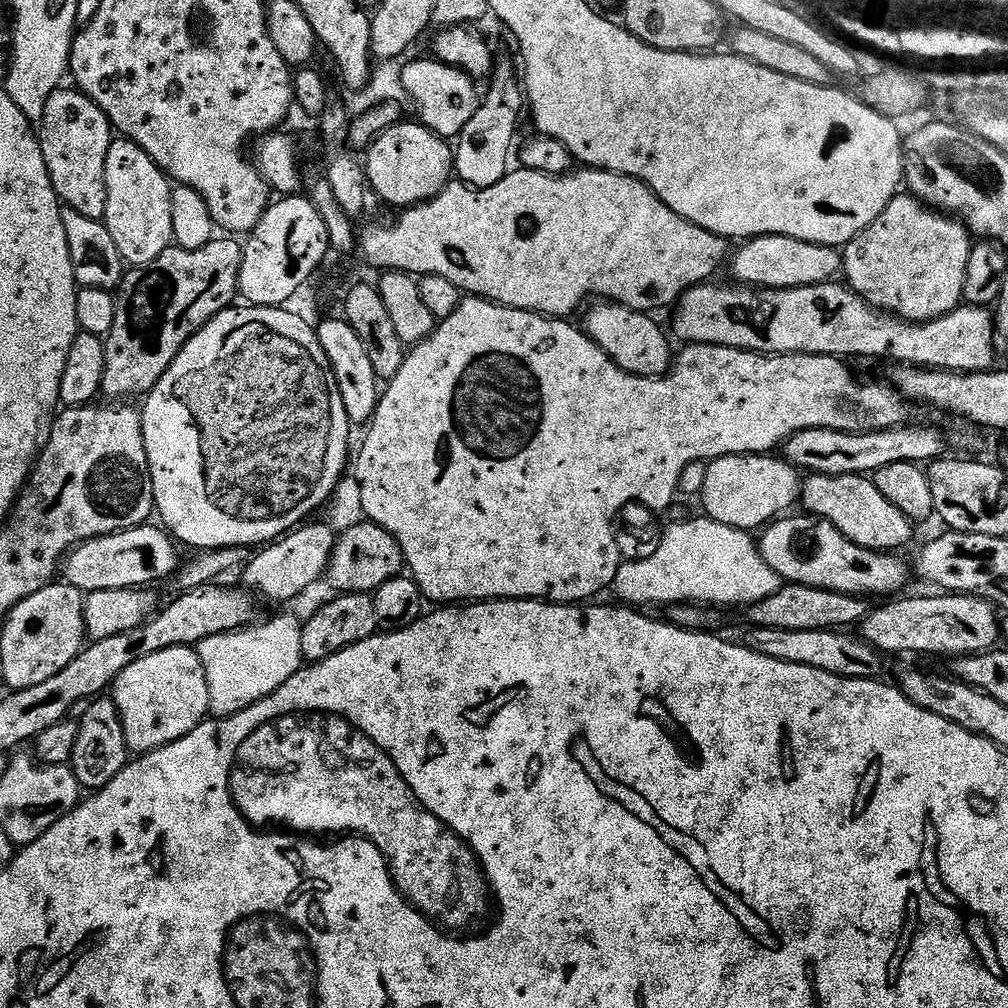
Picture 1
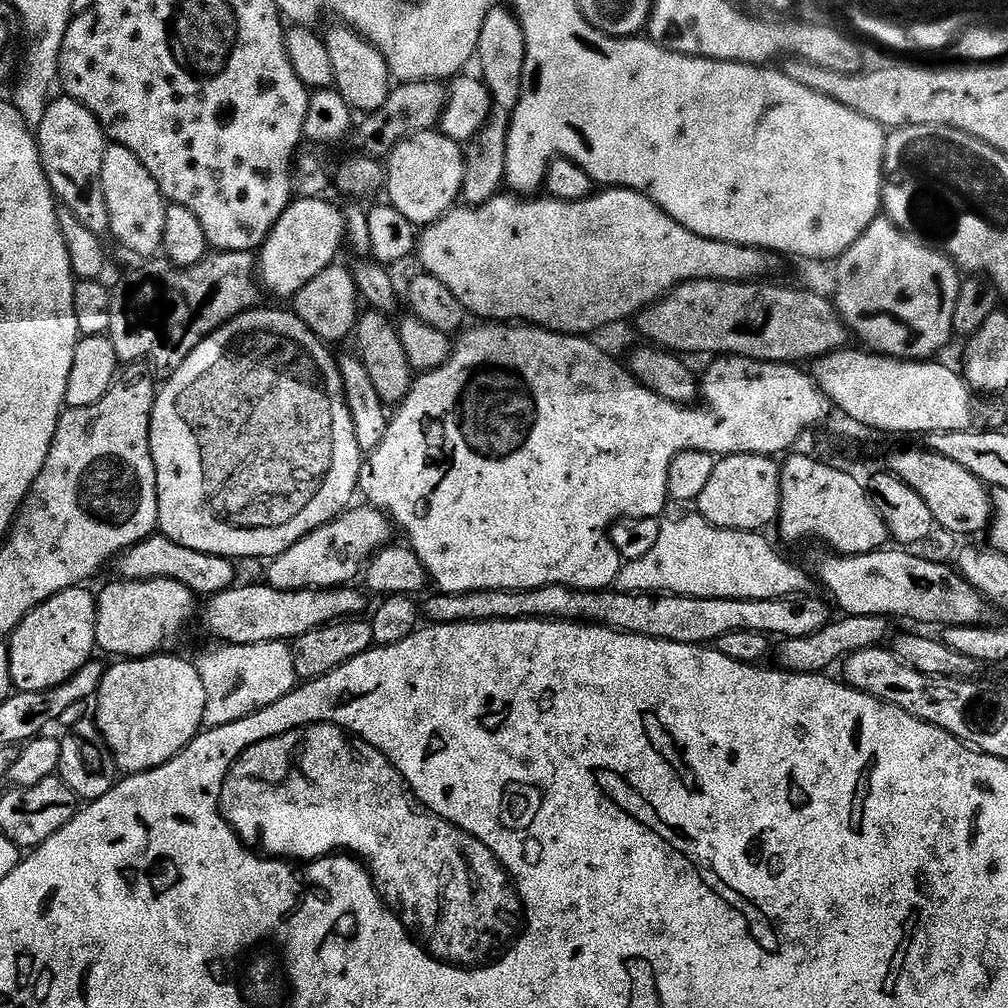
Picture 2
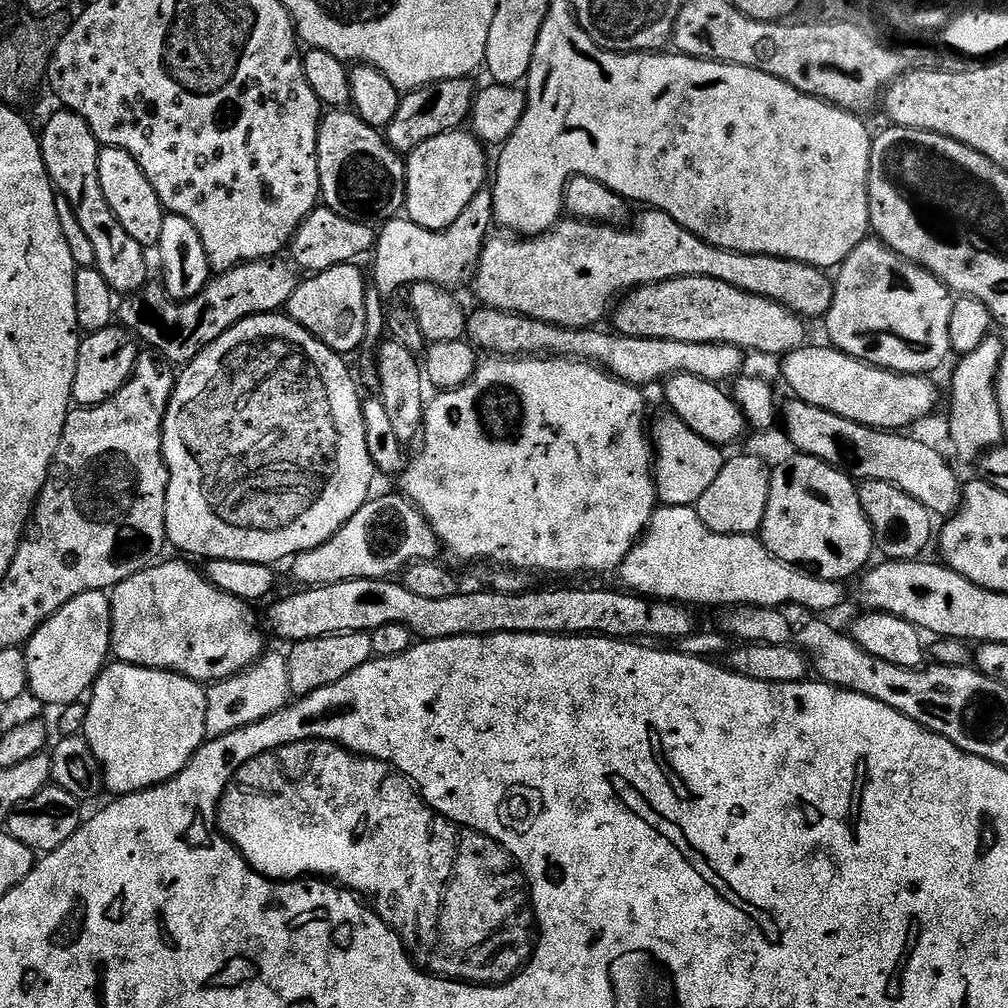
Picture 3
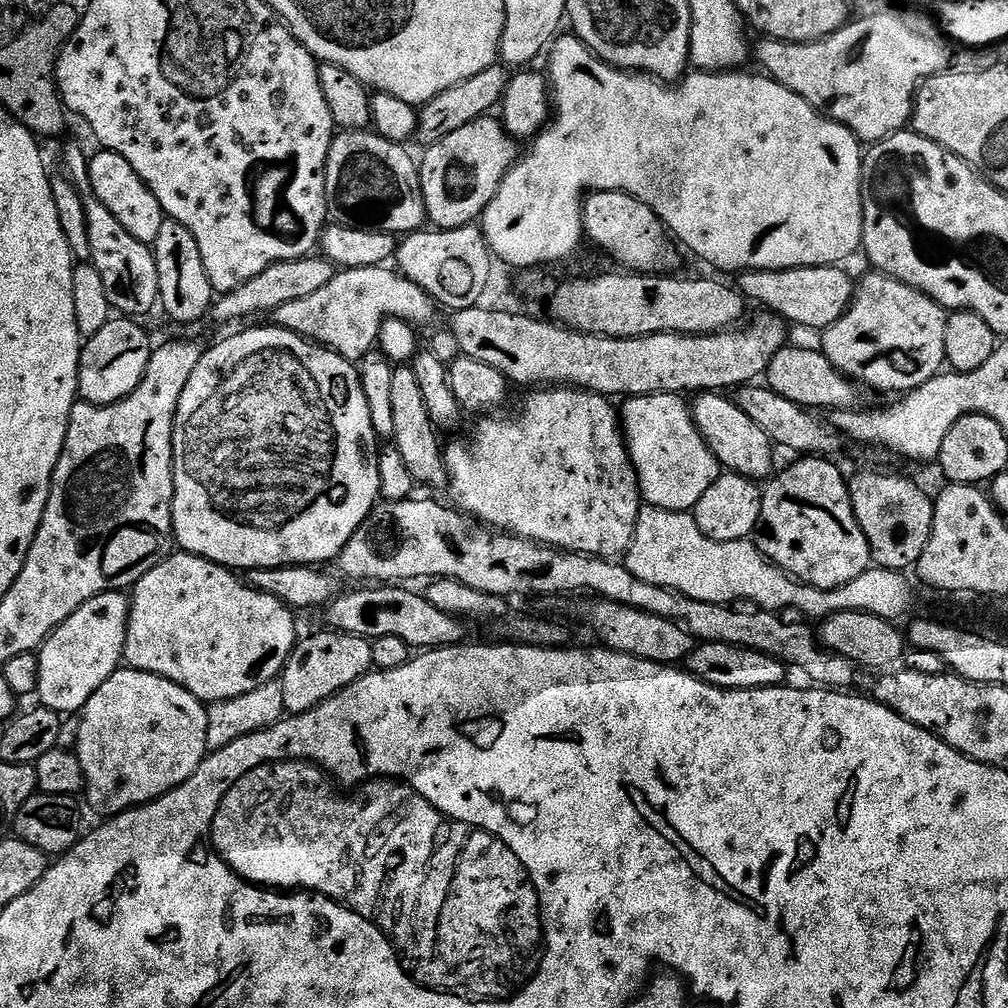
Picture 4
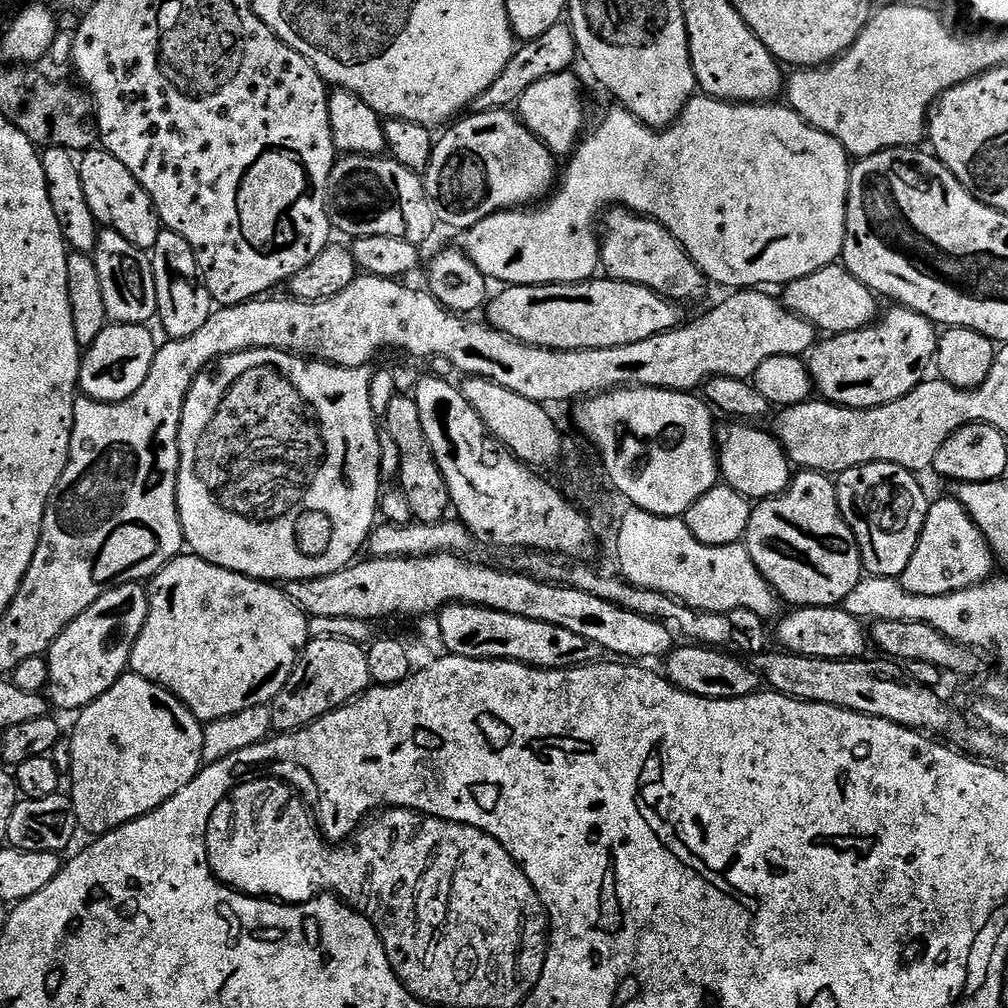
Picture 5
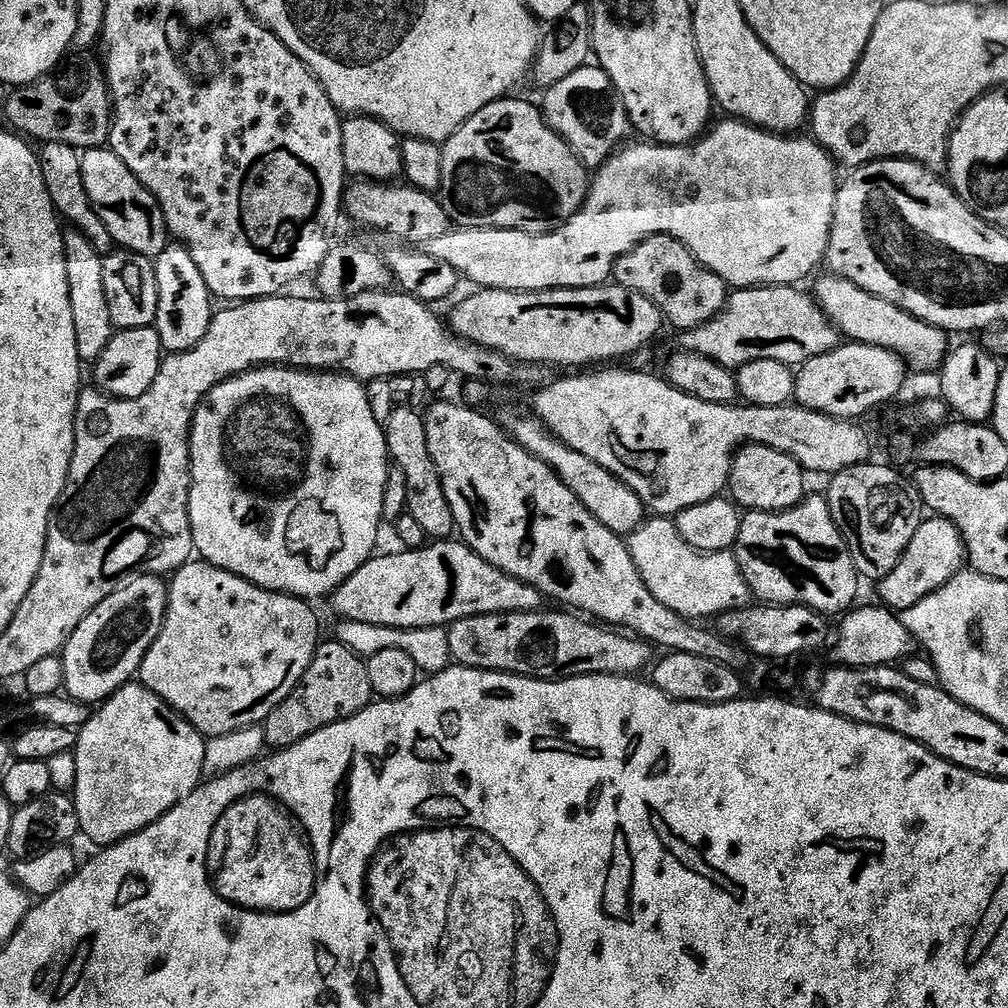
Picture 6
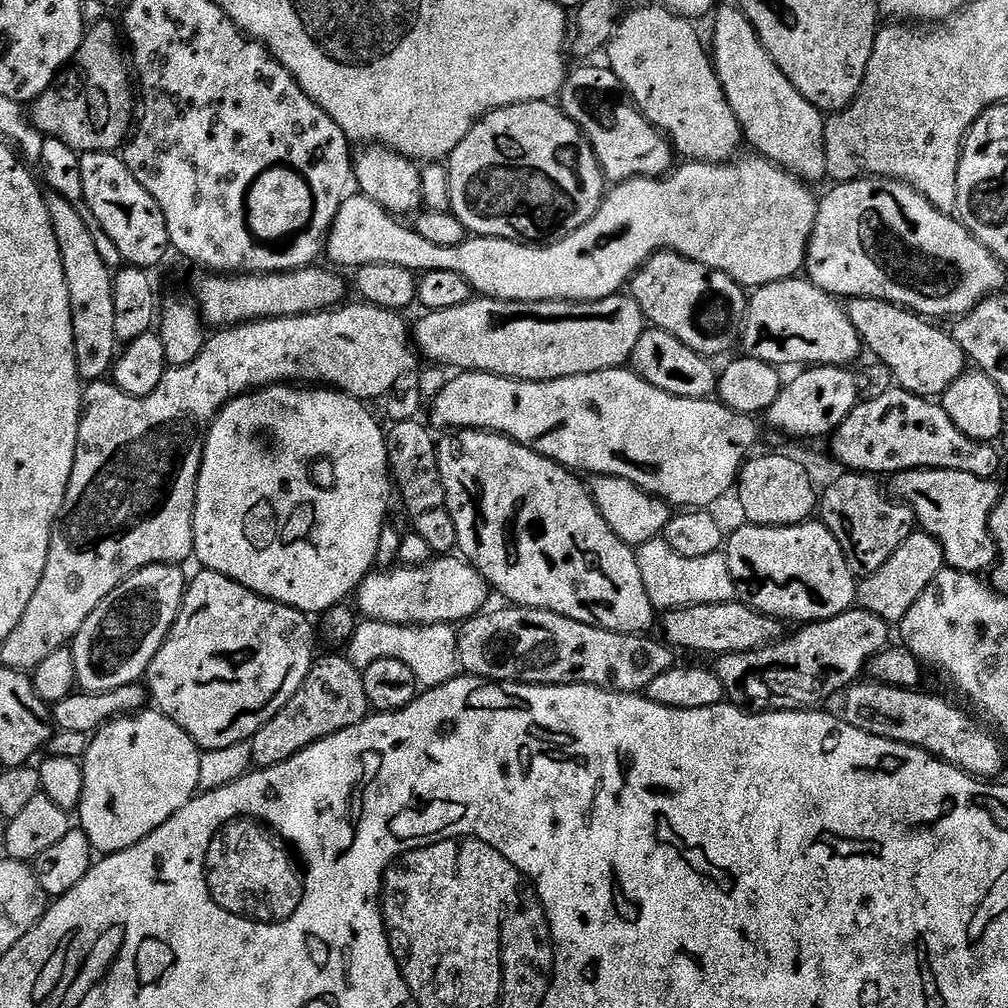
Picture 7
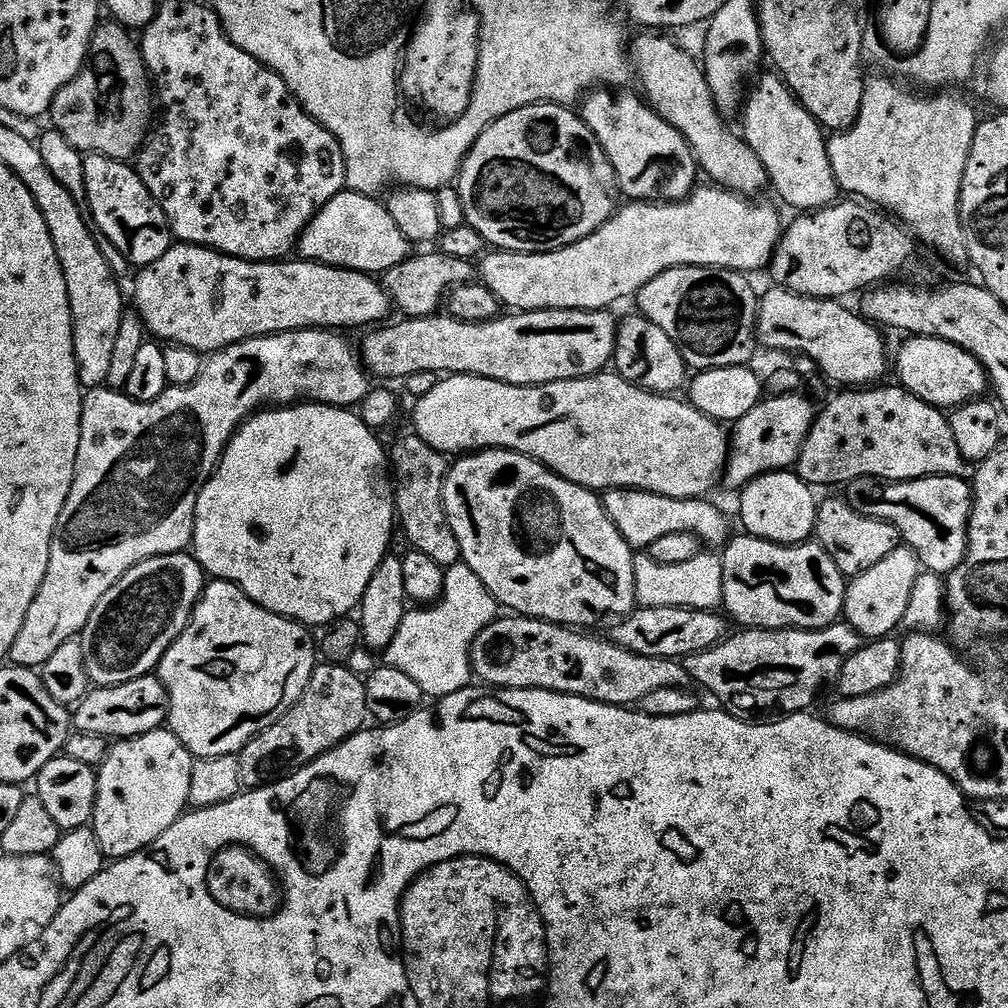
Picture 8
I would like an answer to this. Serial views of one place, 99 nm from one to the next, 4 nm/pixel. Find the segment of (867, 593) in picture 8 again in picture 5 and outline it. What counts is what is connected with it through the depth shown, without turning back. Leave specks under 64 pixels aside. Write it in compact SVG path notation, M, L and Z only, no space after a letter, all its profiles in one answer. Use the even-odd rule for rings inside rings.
M933 499L928 505L926 522L914 558L898 578L910 594L950 594L980 584L993 575L994 557L984 535L970 518L970 514L956 499Z

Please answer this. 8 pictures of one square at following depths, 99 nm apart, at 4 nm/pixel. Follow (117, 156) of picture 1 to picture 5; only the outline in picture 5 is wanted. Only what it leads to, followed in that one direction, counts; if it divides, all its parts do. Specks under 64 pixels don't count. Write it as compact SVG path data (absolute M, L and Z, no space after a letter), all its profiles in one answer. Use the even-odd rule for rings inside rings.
M89 150L79 157L82 174L82 190L86 190L86 202L90 202L90 210L94 210L94 218L103 227L118 230L126 242L134 242L134 246L151 250L154 242L158 242L158 234L162 231L160 215L156 212L154 202L146 190L114 158L114 154L103 150Z

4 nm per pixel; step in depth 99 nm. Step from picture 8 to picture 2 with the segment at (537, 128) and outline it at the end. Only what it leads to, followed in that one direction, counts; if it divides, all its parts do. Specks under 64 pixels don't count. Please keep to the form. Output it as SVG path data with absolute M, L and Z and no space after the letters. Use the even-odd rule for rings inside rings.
M439 130L406 137L386 157L386 200L414 226L427 226L457 207L464 190L464 148Z

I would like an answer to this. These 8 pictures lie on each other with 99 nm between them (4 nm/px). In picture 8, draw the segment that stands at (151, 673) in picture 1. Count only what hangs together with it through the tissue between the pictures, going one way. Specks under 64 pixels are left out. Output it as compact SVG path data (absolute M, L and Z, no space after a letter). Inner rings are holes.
M167 727L155 728L153 732L133 736L130 740L120 740L109 747L96 774L96 805L90 825L102 854L109 861L121 860L150 847L167 828L174 826L178 817L184 815L189 807L193 759L190 749L182 746Z

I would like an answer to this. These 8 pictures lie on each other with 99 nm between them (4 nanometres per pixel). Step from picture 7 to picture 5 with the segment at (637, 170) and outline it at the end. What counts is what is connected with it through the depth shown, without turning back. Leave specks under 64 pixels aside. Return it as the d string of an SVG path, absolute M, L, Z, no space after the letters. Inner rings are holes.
M569 70L534 82L534 86L530 86L530 90L526 90L526 94L522 94L522 98L518 101L520 121L557 158L571 156L586 132L586 127L584 128L584 92L580 89L580 80L574 73L575 71Z

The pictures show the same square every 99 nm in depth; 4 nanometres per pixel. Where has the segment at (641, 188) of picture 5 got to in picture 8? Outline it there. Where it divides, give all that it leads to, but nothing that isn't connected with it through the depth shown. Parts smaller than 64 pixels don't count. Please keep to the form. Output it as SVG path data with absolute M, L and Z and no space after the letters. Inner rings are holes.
M703 186L697 187L688 197L684 200L677 200L675 204L662 204L659 202L628 202L617 211L615 216L611 216L610 219L606 221L605 224L602 225L598 231L594 234L590 234L586 238L582 238L578 242L574 242L570 246L566 246L562 250L558 250L557 252L539 252L538 254L526 254L525 252L501 252L499 250L492 250L487 253L479 261L478 264L478 276L479 279L490 289L493 294L496 295L496 299L500 301L501 305L505 309L508 310L515 310L518 312L541 312L542 310L546 310L547 308L581 308L583 312L595 312L597 310L608 310L611 309L613 306L611 304L616 304L619 300L624 300L627 296L635 297L637 294L644 289L646 286L646 282L650 282L655 276L658 274L662 274L666 270L670 270L671 268L729 268L732 272L742 272L745 274L753 274L752 272L756 272L759 268L767 269L772 262L772 255L776 252L776 248L780 245L780 237L782 235L782 223L780 224L780 216L776 213L776 208L772 204L756 204L760 202L753 202L751 199L738 196L735 192L729 192L726 188L721 188L719 186L707 186L708 188L703 188ZM351 190L338 193L333 200L326 202L326 206L322 206L320 213L300 235L298 245L299 259L369 274L383 274L398 266L398 262L407 260L409 255L406 234L398 230L387 207L375 196L364 196Z

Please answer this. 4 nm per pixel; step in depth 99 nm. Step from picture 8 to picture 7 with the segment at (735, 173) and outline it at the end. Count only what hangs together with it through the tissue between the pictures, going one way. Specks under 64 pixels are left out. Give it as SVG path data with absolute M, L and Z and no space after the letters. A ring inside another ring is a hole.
M658 2L644 4L633 12L625 11L617 23L616 33L606 45L606 64L622 82L640 113L668 137L673 149L679 155L681 152L685 161L726 164L741 151L740 144L742 148L745 143L744 131L740 129L738 118L734 118L734 110L730 110L730 102L726 102L726 94L722 90L722 82L718 82L709 49L705 41L704 44L700 41L696 27L693 21L674 14Z

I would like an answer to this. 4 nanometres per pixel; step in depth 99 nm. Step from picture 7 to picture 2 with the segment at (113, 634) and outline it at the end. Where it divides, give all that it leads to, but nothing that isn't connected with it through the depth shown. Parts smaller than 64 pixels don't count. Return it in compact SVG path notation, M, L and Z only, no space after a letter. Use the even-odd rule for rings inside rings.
M84 586L62 590L62 594L42 602L42 606L38 606L28 614L13 630L8 649L10 650L12 684L16 692L41 692L59 684L65 684L93 659L92 652L97 651L96 596L88 593L88 590Z

